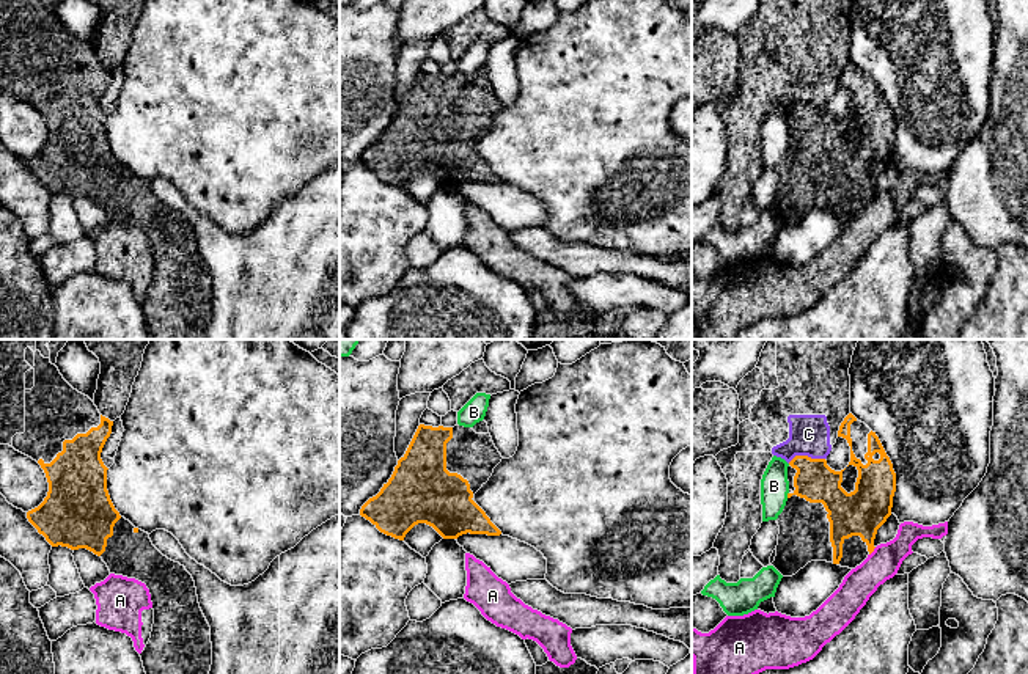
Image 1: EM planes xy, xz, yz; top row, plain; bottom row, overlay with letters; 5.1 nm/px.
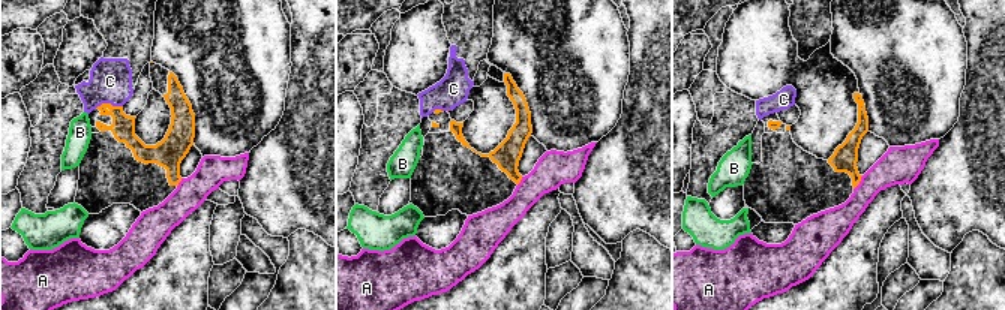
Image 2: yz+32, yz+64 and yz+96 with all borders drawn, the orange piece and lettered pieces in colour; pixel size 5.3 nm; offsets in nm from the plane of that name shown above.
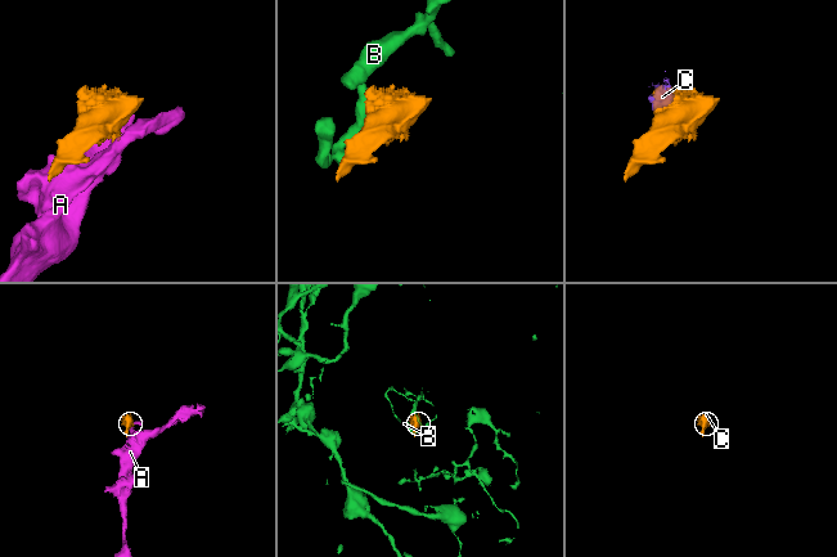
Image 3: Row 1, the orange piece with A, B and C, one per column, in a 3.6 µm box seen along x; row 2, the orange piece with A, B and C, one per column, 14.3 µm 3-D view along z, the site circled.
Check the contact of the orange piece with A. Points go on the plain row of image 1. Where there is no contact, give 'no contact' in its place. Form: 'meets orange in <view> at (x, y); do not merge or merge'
meets orange in yz at (873, 198); do not merge

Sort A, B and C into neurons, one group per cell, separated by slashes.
A / B / C

